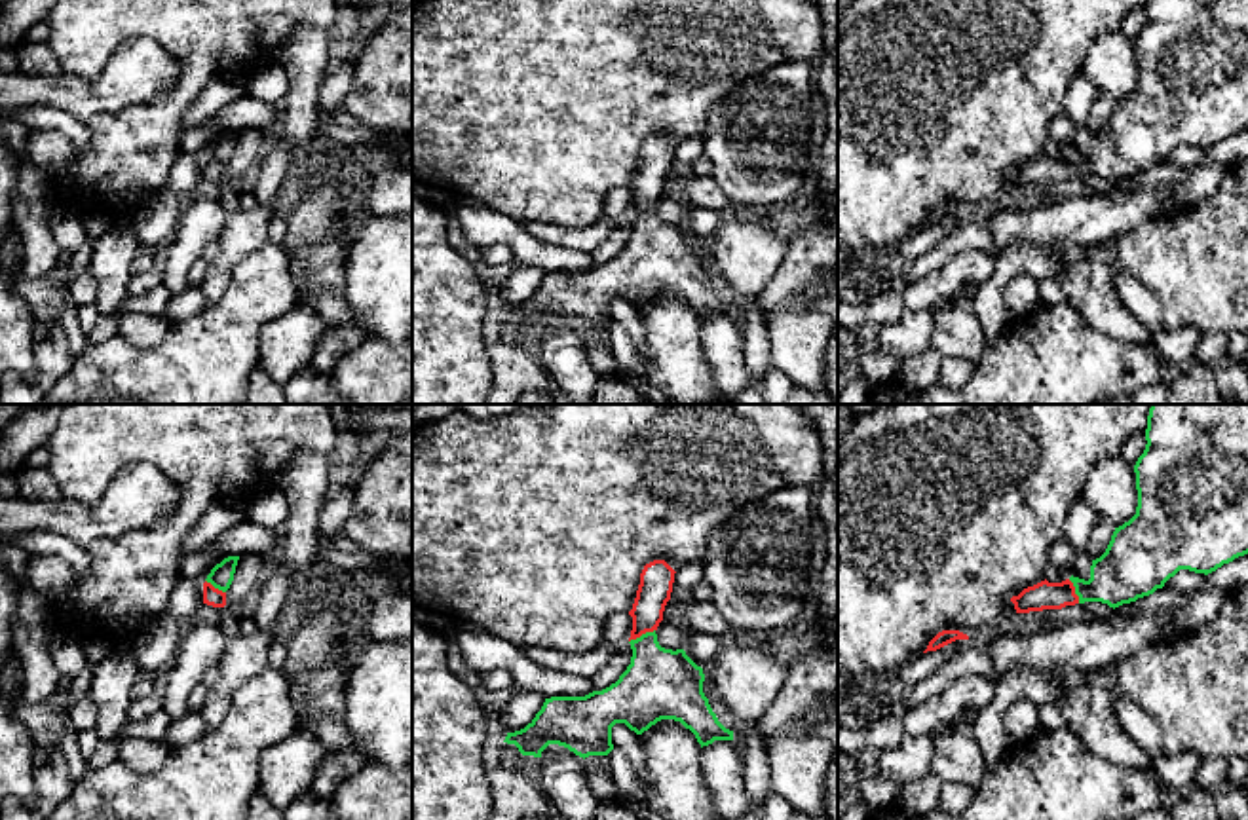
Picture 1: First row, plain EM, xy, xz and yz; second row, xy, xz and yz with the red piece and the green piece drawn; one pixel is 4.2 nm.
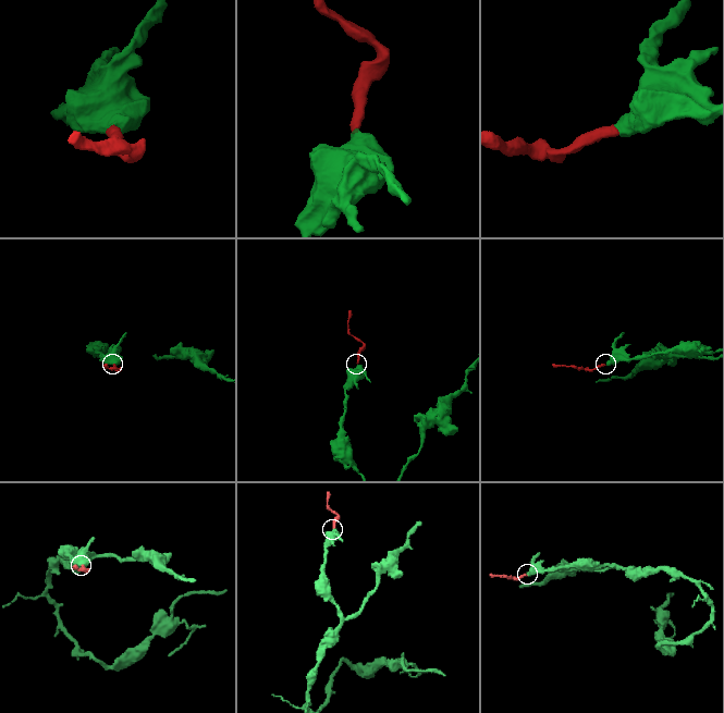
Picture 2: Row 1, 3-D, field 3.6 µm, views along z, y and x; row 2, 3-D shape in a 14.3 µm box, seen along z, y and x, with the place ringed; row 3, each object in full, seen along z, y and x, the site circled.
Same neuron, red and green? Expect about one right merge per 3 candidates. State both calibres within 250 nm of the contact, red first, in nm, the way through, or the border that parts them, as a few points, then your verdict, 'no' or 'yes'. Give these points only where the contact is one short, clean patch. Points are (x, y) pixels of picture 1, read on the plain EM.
140/300 nm | across xz (656, 156), (641, 209), (660, 259) | yes

